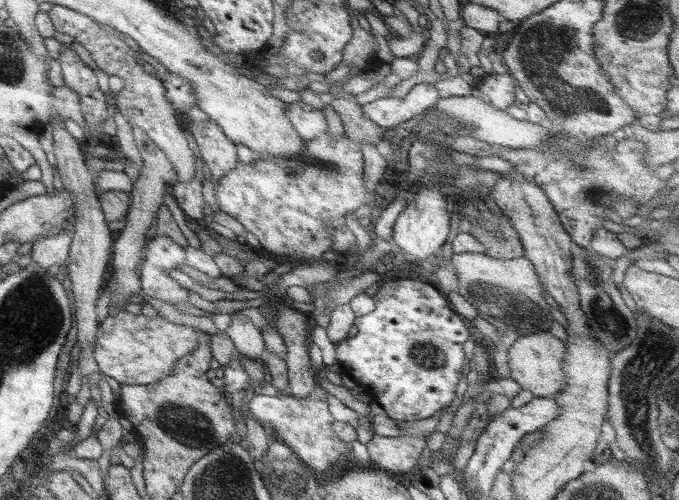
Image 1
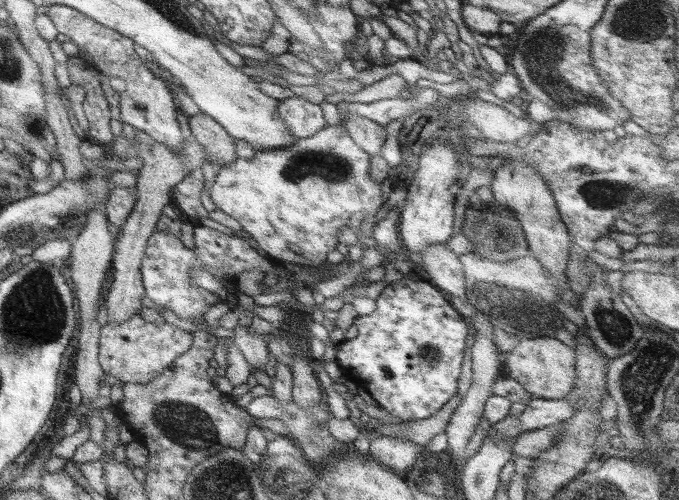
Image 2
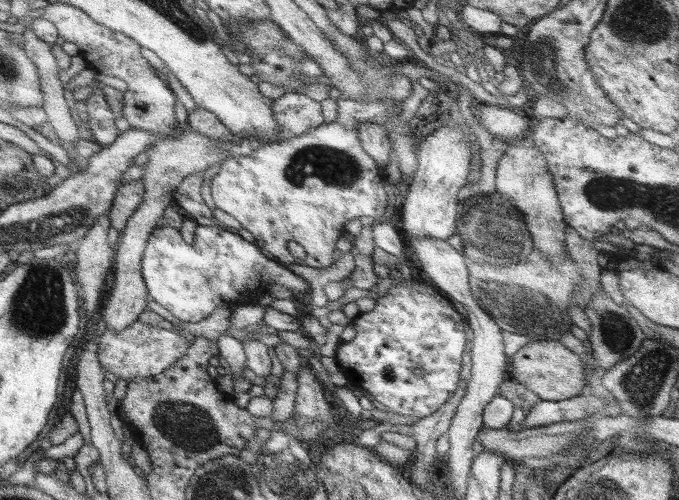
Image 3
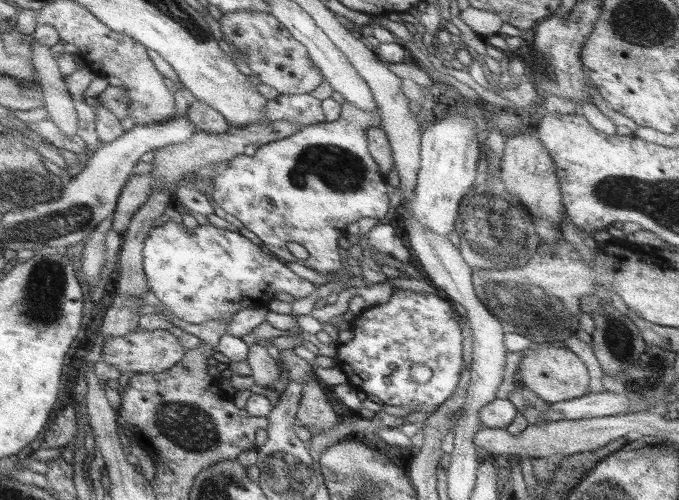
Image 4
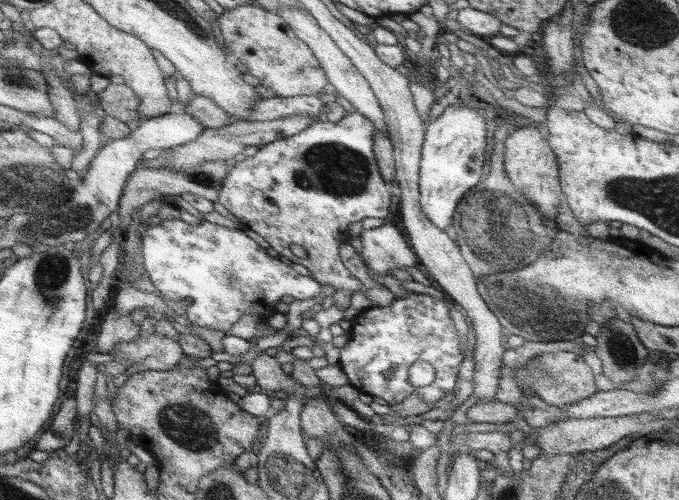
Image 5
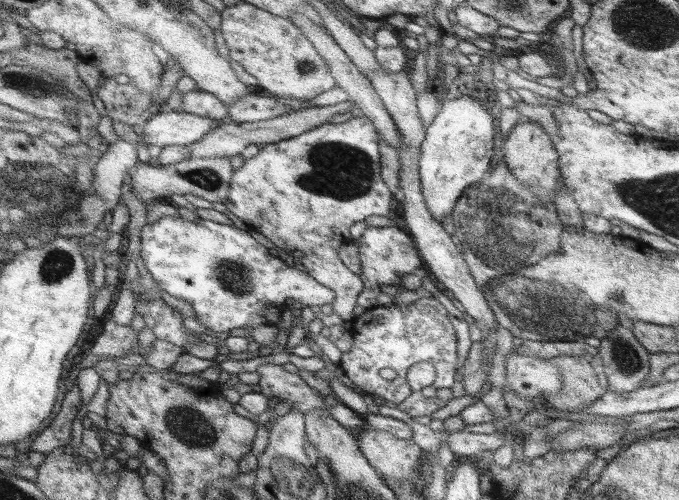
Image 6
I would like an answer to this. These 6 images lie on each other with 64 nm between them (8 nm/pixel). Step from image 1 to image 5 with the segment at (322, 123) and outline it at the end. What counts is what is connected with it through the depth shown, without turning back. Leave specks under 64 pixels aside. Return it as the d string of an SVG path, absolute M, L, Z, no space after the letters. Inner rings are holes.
M318 95L261 98L252 104L247 121L268 121L293 115L316 115L323 106Z

